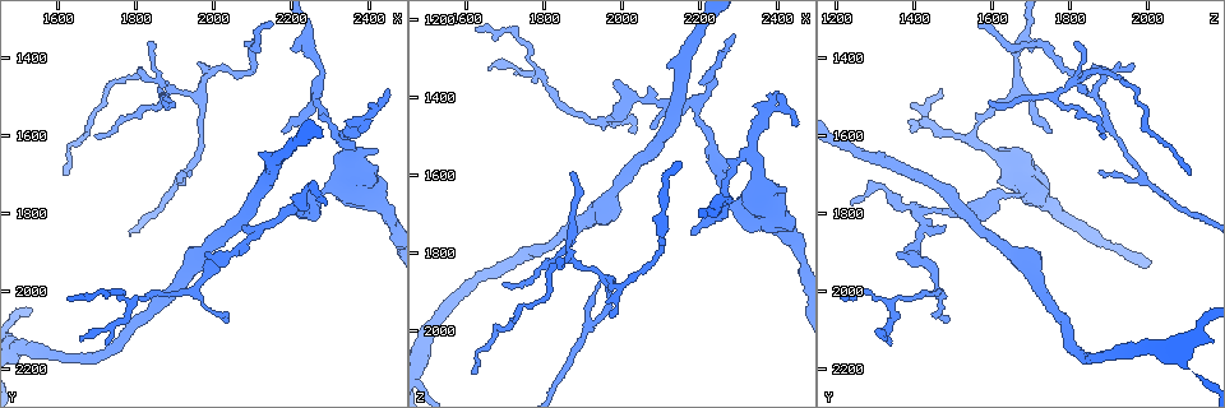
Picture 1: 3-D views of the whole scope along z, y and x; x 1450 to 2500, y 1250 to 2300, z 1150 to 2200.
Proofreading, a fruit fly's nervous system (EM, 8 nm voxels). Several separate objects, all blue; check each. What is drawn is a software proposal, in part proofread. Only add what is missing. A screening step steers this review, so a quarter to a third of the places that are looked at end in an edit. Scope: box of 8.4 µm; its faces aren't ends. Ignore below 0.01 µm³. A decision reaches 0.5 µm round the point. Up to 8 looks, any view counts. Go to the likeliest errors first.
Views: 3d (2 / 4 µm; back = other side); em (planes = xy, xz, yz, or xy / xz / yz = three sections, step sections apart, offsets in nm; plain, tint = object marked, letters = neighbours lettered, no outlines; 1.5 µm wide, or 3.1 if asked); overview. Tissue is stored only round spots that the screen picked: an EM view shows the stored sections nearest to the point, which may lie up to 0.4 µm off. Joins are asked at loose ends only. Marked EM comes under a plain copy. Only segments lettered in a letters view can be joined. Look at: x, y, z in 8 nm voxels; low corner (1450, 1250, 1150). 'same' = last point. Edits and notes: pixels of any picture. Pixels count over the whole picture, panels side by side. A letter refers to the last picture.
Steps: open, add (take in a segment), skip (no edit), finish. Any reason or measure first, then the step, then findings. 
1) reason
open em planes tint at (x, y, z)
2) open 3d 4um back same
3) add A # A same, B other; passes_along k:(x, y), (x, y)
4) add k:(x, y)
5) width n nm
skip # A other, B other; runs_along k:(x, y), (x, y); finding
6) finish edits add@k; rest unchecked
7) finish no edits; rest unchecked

an open end
open 3d 2um back at (1875, 1510, 1595)

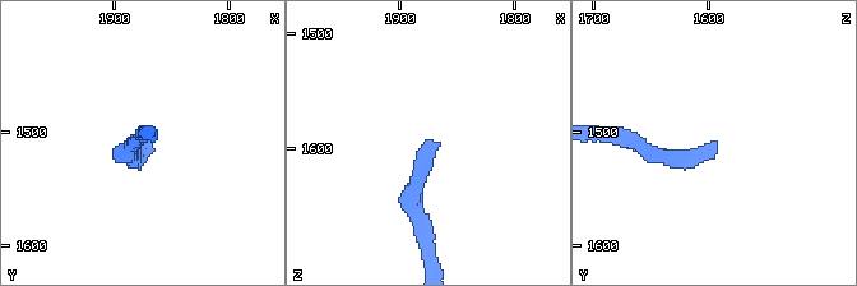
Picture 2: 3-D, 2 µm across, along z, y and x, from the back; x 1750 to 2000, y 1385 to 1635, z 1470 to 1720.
shape alone is not enough
open em planes letters at (1872, 1510, 1588)

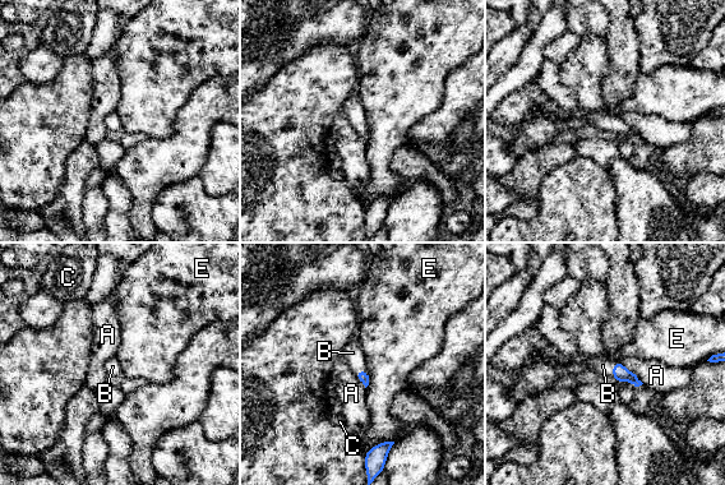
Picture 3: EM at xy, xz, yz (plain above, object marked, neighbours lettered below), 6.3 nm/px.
width 70 nm
add B # A other, B same, C other, E other; passes_along 3:(620, 373), (613, 369), (603, 365); the neuron continues

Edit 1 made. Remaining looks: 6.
tapers out
open 3d 4um at (1630, 2025, 1235)

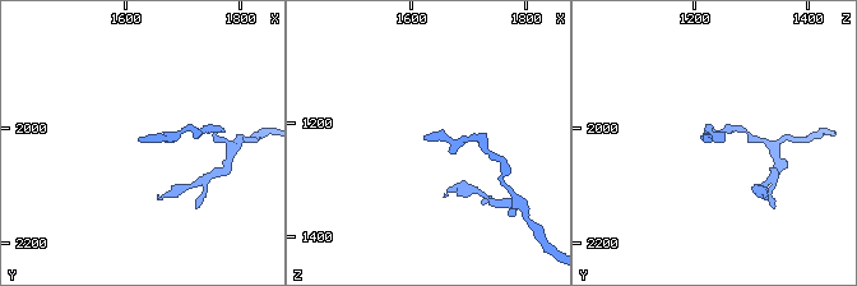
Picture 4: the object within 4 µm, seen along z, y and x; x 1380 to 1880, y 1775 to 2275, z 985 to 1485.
now the EM
open em xz step 8 letters at (1625, 2015, 1235)

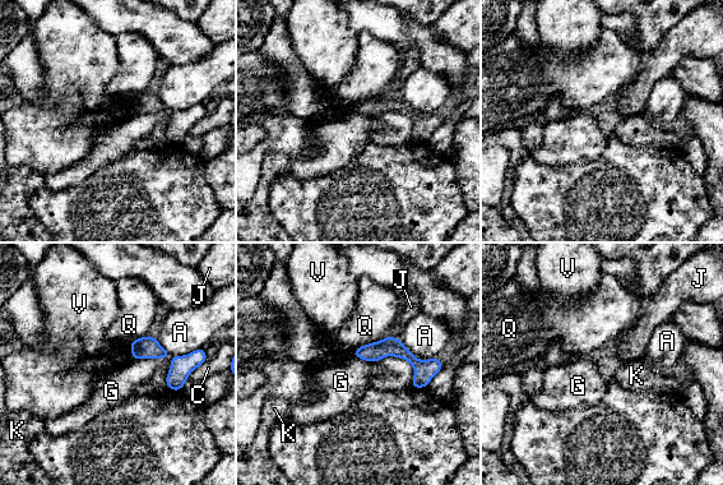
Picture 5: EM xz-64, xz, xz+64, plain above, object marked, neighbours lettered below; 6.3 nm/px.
skip # A other, C other, G other, J other, K other, Q other, V other; runs_along 5:(357, 352), (399, 350), (435, 369); no lettered segment goes on from it

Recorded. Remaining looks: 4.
finish edits add@3; rest unchecked

